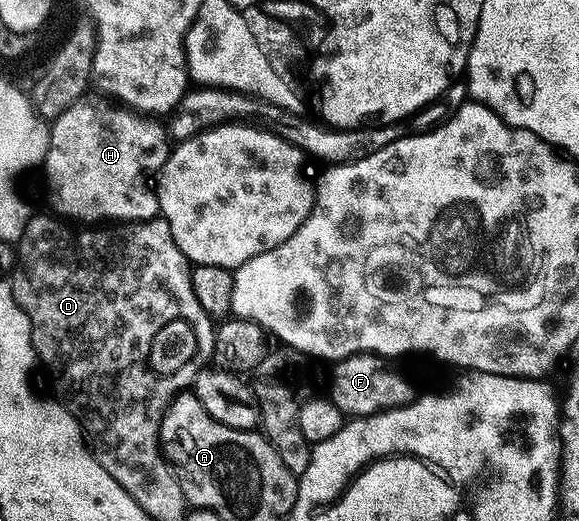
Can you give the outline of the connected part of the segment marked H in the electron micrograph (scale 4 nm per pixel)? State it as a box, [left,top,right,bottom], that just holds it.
[42,98,170,222]

